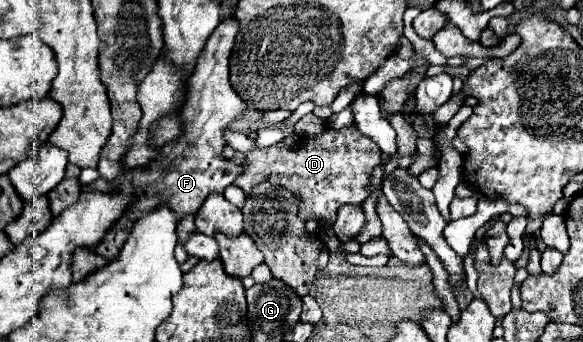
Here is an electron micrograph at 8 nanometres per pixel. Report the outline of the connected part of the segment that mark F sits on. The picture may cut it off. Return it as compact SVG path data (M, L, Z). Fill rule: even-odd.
M234 16L220 22L216 32L208 38L202 54L198 56L198 64L194 68L194 74L188 80L188 94L186 104L182 106L182 134L168 142L166 148L160 152L160 156L144 170L134 172L134 186L138 188L138 196L126 216L106 234L102 244L94 248L94 252L102 254L106 260L114 260L122 248L122 244L128 238L128 220L132 218L132 226L136 220L140 220L146 212L152 212L160 206L168 206L176 212L178 220L182 220L188 214L196 214L204 200L210 194L222 194L226 186L234 182L234 176L242 170L240 166L232 164L230 160L222 158L224 150L224 136L222 130L242 114L246 108L242 100L236 96L236 92L230 86L228 80L228 60L234 46L234 38L238 32L238 22Z

